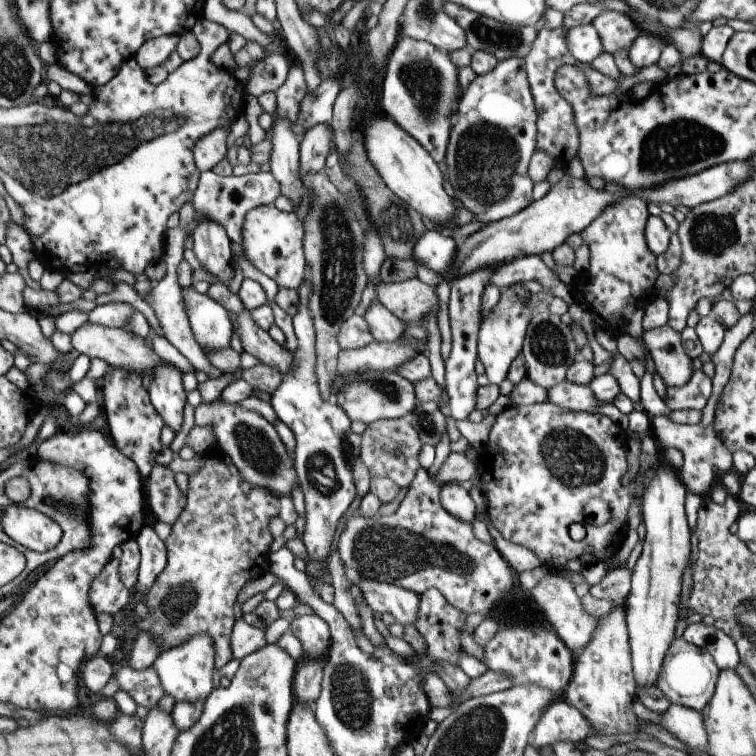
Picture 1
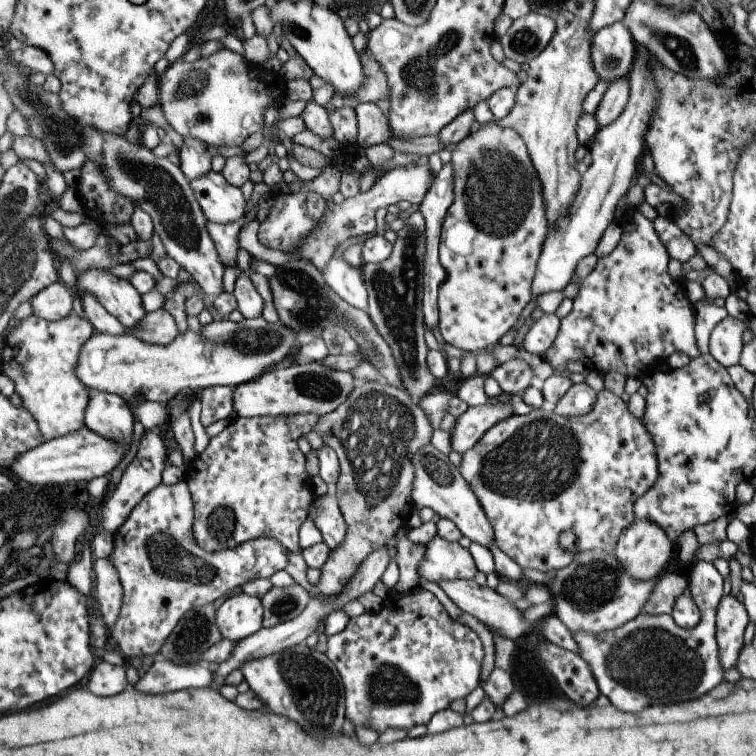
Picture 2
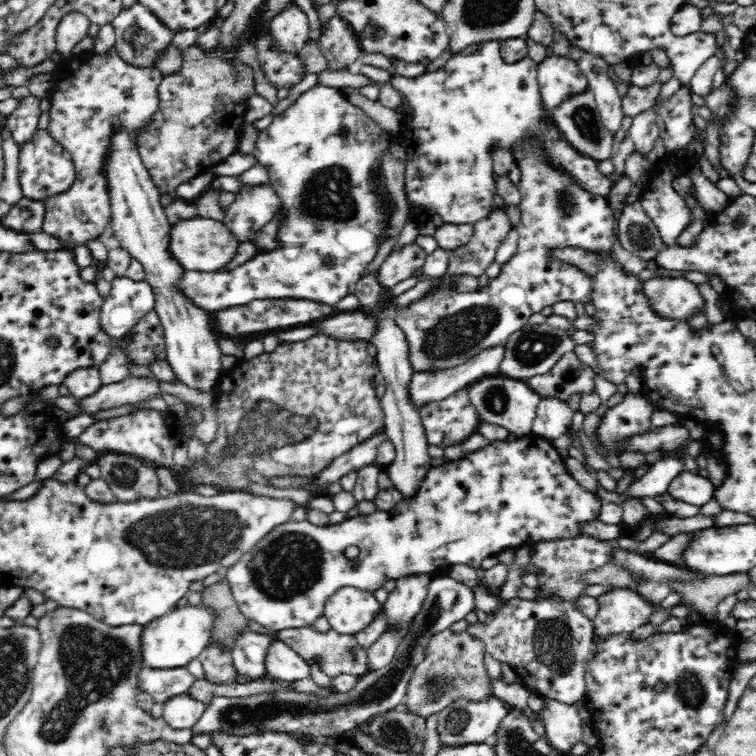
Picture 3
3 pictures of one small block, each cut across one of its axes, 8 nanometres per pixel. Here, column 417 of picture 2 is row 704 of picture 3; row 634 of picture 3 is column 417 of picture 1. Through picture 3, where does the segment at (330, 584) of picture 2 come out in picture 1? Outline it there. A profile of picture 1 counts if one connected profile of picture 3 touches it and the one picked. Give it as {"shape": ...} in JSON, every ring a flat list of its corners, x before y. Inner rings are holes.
{"shape":[[406,418,381,419,365,425,361,434,361,445,357,458,369,471,369,477,381,476,393,480,397,487,409,487,415,477,415,470,420,468,417,462,417,454,422,444,415,434,415,430,407,422]]}

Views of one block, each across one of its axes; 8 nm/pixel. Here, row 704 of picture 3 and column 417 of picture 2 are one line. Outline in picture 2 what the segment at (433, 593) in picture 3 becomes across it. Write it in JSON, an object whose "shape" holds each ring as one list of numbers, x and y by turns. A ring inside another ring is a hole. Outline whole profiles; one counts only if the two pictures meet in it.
{"shape":[[417,209,404,219,386,259,380,263,361,263,359,268,368,296,365,311,398,364,403,390,415,402,429,393,435,382,435,377,426,365,428,349,423,340,422,256,425,254,425,247,424,218]]}

